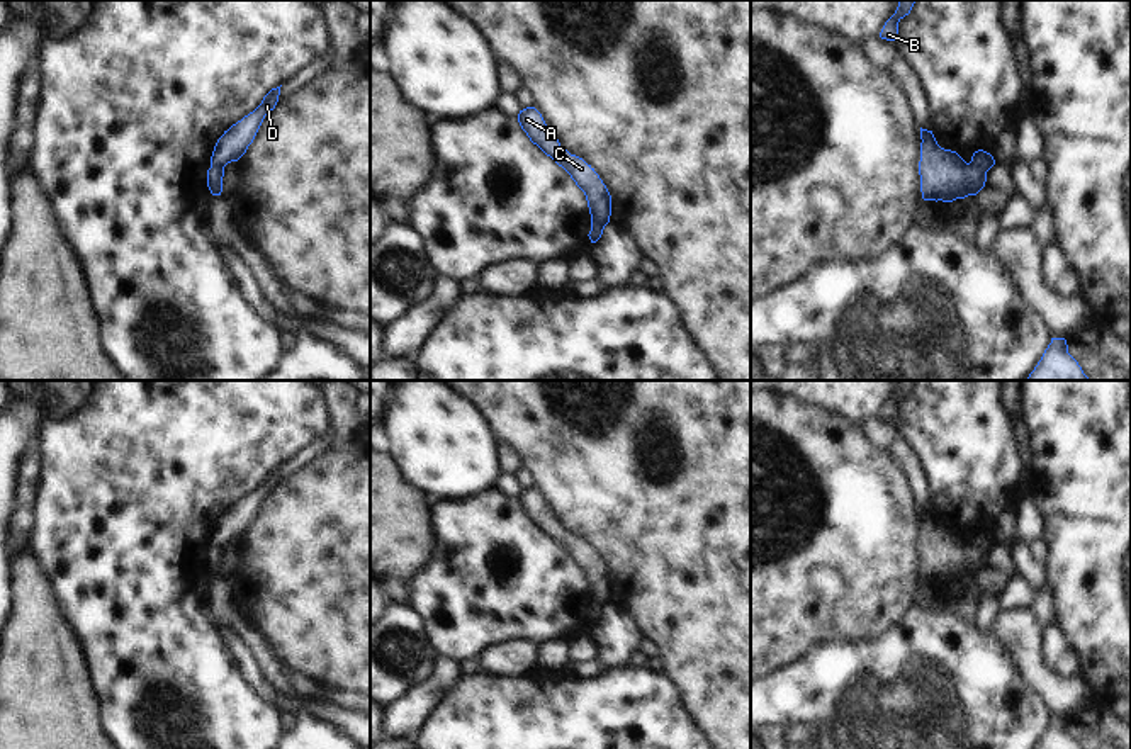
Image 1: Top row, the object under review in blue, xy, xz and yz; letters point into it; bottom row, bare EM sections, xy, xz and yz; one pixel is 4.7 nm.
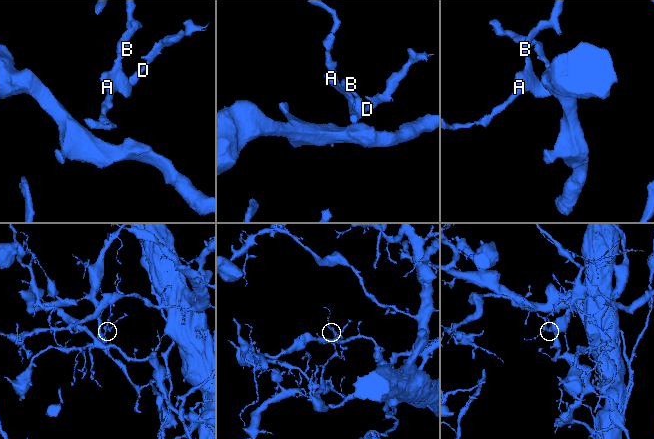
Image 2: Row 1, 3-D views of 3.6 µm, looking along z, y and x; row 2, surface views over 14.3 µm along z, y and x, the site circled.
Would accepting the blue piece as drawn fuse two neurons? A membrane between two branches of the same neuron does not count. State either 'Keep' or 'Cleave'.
Cleave.

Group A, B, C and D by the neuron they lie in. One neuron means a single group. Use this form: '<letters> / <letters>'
A B C / D

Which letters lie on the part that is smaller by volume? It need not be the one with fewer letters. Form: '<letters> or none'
D

